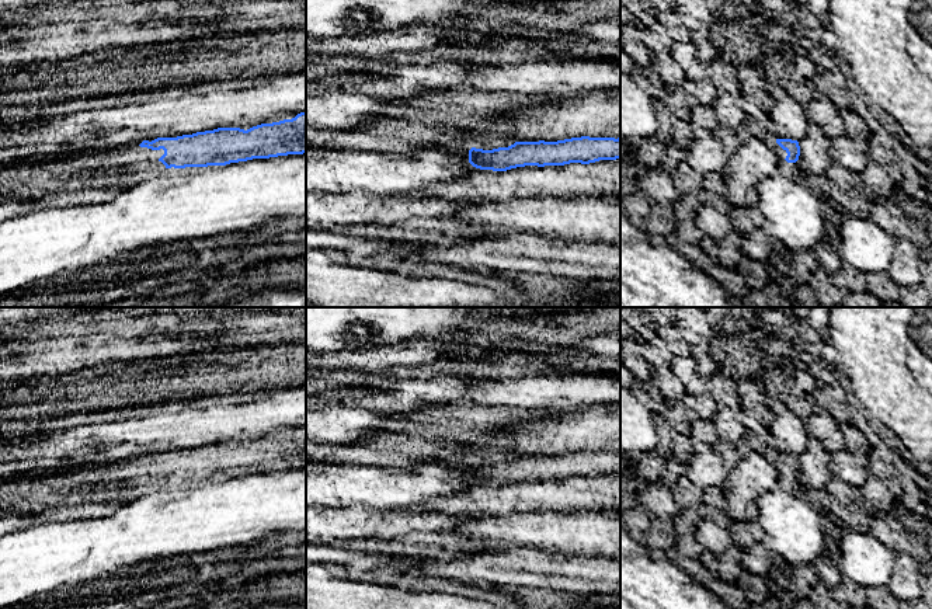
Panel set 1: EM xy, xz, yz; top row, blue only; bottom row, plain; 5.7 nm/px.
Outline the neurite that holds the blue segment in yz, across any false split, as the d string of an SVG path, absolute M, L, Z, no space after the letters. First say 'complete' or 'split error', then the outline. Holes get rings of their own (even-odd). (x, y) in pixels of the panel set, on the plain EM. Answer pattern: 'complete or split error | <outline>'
split error | M776 453L772 457L772 462L776 467L778 480L782 490L792 493L800 486L797 480L797 474L800 470L800 460L797 455Z

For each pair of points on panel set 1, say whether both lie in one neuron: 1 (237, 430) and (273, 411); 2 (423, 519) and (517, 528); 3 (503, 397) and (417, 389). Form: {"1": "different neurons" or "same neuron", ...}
{"1": "same neuron", "2": "different neurons", "3": "different neurons"}

